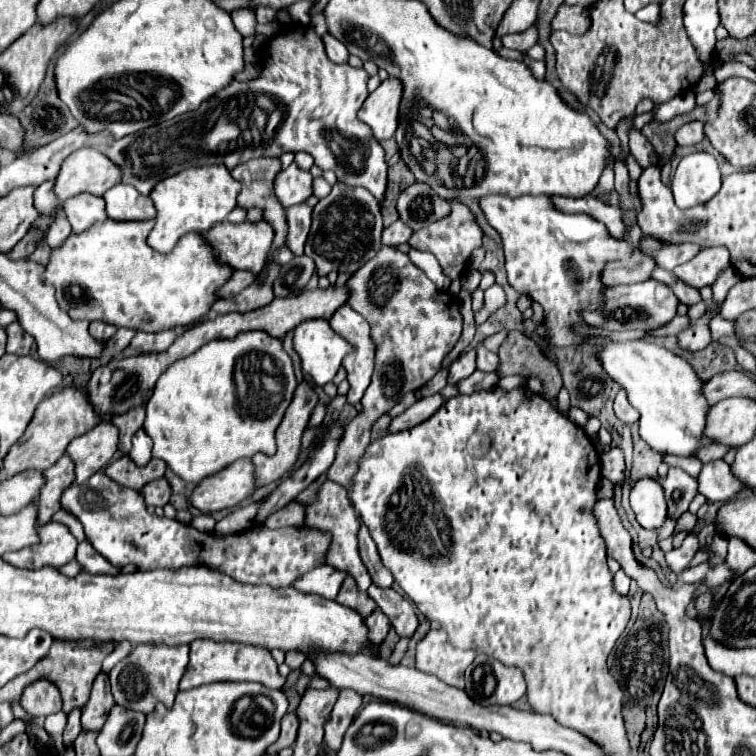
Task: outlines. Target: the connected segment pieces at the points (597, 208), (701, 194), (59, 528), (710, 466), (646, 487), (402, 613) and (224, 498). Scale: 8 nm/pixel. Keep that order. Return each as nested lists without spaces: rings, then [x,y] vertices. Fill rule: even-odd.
[[[591,195],[579,197],[579,199],[571,199],[571,197],[551,197],[551,199],[553,199],[557,209],[561,209],[565,213],[587,213],[593,219],[605,223],[611,237],[623,239],[625,223],[623,223],[623,213],[621,213],[619,207],[605,205],[605,203],[597,201],[597,199],[593,199]]]
[[[691,153],[683,157],[671,179],[673,201],[679,209],[707,203],[721,189],[721,173],[713,155]]]
[[[47,523],[37,527],[39,543],[25,547],[21,551],[5,553],[3,561],[21,569],[41,569],[41,567],[63,567],[75,557],[77,539],[61,523]]]
[[[709,461],[697,475],[697,491],[707,497],[707,501],[725,501],[735,495],[743,483],[731,475],[731,467],[723,461]]]
[[[639,479],[631,487],[629,495],[631,509],[635,519],[645,529],[659,529],[667,519],[667,505],[663,497],[663,489],[655,479]]]
[[[371,585],[367,589],[367,595],[371,599],[375,599],[377,607],[389,617],[389,621],[399,637],[407,637],[407,639],[413,637],[413,633],[419,627],[419,619],[417,619],[413,605],[399,591],[379,589],[377,585]]]
[[[251,459],[231,463],[227,469],[205,477],[193,489],[189,503],[201,513],[235,507],[255,491],[255,467]]]

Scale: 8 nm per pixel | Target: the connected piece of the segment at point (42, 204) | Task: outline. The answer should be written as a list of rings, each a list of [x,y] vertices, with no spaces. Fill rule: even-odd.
[[[55,179],[45,181],[45,183],[39,185],[37,191],[35,191],[35,207],[37,207],[37,211],[39,211],[41,215],[55,213],[55,211],[61,209],[61,207],[59,207],[59,199],[57,199],[55,193],[53,193],[53,185],[55,185]]]

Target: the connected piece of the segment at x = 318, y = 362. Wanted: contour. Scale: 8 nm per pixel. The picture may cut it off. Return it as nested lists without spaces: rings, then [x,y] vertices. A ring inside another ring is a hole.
[[[309,319],[293,331],[293,349],[301,359],[301,369],[323,387],[333,381],[351,345],[331,329],[329,321]]]

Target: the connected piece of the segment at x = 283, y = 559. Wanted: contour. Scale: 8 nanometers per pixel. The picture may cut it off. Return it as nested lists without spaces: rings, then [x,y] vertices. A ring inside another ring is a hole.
[[[103,471],[91,475],[85,483],[73,483],[61,495],[61,509],[77,517],[85,529],[87,541],[113,565],[135,563],[139,569],[181,569],[191,565],[205,565],[235,577],[241,583],[287,587],[299,575],[321,567],[327,545],[331,541],[329,533],[317,529],[277,529],[251,527],[249,531],[217,537],[213,533],[201,533],[191,525],[179,523],[175,519],[149,515],[143,505],[143,495],[133,489],[115,485]]]

